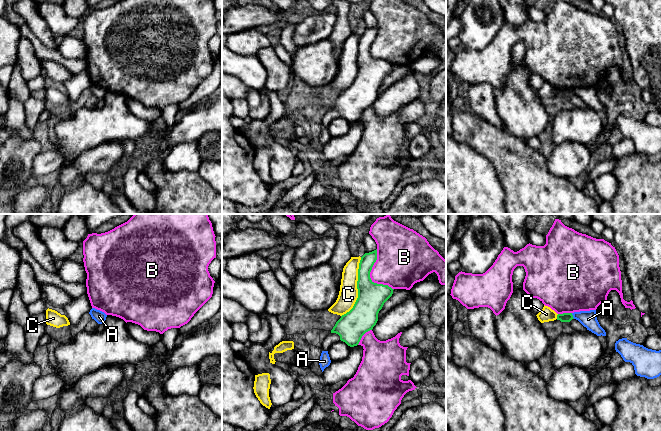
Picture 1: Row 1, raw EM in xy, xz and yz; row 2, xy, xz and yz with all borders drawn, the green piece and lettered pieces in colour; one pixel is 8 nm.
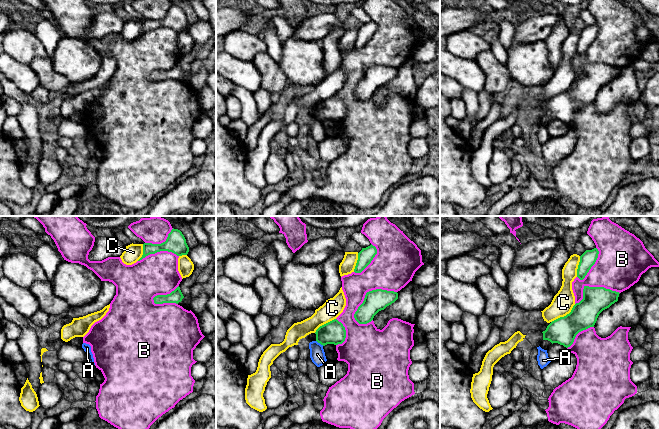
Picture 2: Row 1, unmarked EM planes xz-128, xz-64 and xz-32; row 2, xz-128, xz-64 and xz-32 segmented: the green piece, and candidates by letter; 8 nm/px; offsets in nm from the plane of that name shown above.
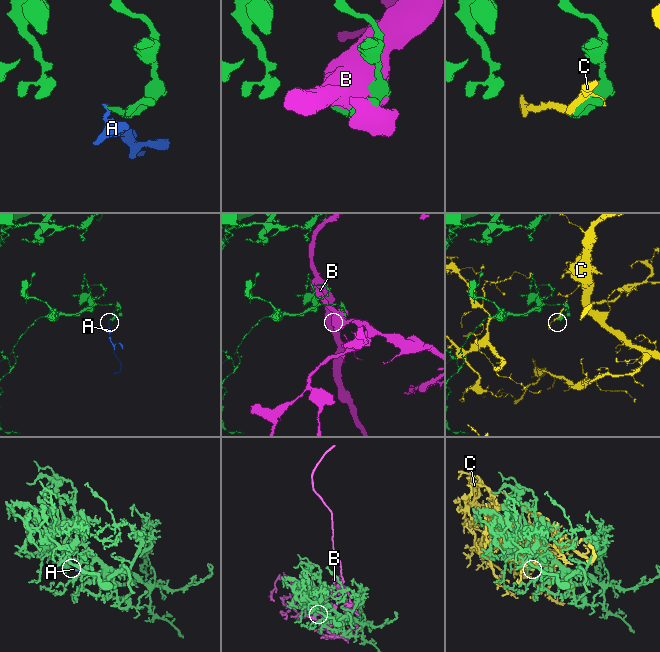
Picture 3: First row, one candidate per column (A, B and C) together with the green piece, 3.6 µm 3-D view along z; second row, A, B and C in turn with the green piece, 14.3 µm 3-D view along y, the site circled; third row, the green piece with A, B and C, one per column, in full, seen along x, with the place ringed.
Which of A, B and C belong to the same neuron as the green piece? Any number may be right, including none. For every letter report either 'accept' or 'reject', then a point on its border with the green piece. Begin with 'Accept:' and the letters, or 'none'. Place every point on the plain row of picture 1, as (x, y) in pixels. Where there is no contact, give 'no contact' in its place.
Accept: none
A: reject | yz (572, 92)
B: reject | xz (369, 51)
C: reject | xz (357, 64)

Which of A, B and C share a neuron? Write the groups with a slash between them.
A / B / C

